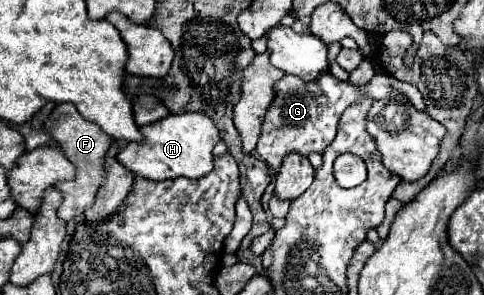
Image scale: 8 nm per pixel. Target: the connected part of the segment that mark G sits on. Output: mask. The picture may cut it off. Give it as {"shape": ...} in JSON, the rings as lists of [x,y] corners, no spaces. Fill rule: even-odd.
{"shape":[[[323,72],[315,82],[303,82],[301,78],[285,74],[285,78],[275,84],[275,92],[275,102],[265,116],[263,132],[255,148],[259,158],[265,160],[267,166],[273,170],[279,170],[283,158],[291,152],[297,152],[301,156],[309,156],[311,152],[323,152],[333,142],[337,134],[337,122],[345,108],[351,106],[351,102],[357,102],[359,98],[381,100],[391,94],[399,94],[407,98],[417,110],[423,110],[423,98],[417,88],[387,74],[375,74],[365,86],[355,86],[351,82],[337,80],[331,72]]]}

